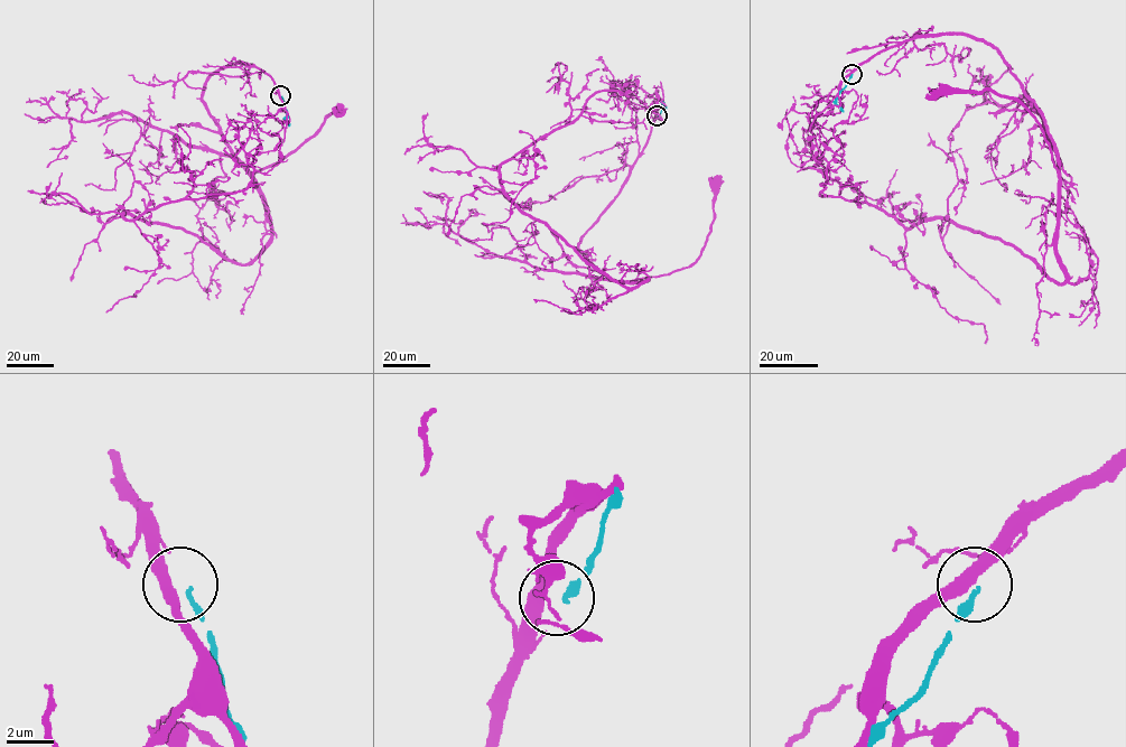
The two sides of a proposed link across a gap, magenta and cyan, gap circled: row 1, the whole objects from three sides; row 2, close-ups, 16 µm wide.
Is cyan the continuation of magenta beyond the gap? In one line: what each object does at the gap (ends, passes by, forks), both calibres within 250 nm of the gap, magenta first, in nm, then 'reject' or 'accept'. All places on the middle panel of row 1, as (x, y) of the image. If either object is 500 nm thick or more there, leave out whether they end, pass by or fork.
magenta passes by; cyan ends; calibres 460 and 180 nm; reject

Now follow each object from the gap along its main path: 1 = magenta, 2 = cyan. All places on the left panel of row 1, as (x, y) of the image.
1: (279, 95), (230, 64), (202, 100), (256, 180), (270, 244), (239, 264), (201, 240), (192, 271), (157, 283)
2: (281, 96), (289, 125)

